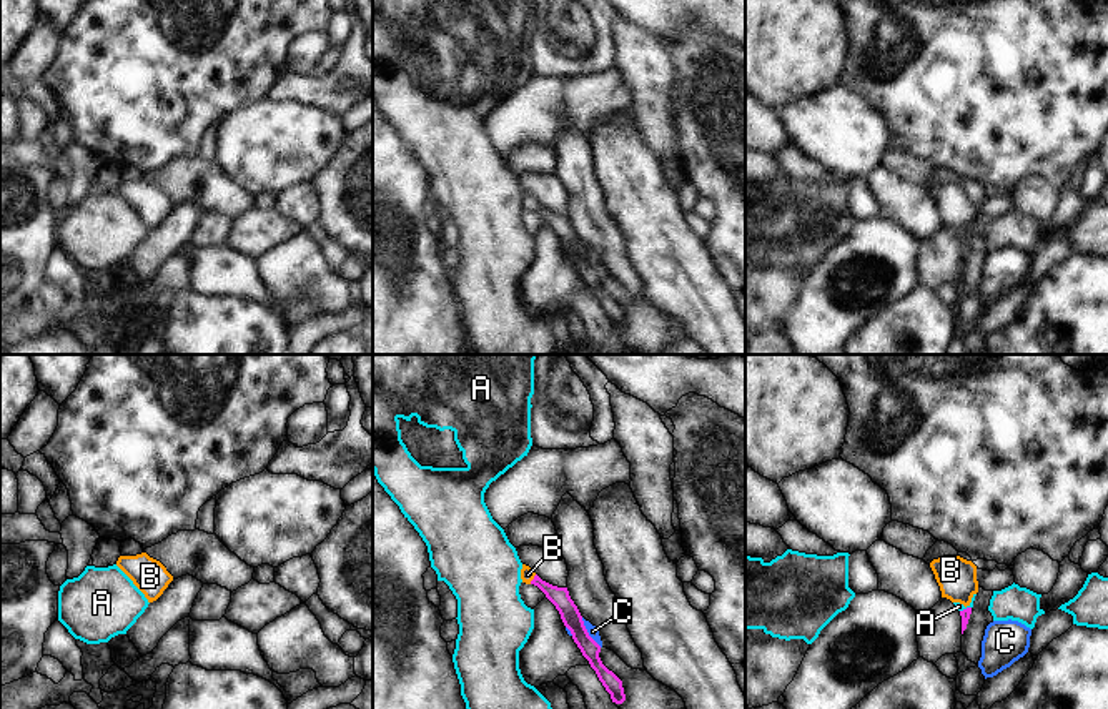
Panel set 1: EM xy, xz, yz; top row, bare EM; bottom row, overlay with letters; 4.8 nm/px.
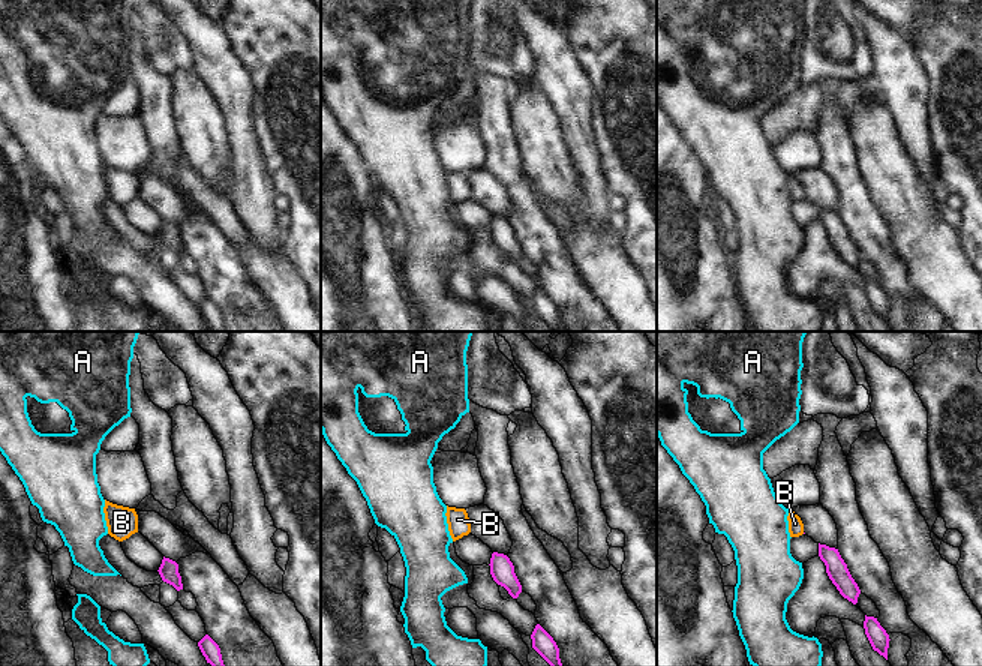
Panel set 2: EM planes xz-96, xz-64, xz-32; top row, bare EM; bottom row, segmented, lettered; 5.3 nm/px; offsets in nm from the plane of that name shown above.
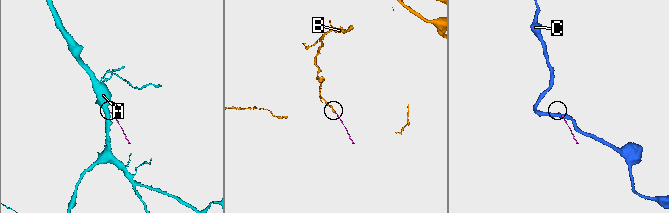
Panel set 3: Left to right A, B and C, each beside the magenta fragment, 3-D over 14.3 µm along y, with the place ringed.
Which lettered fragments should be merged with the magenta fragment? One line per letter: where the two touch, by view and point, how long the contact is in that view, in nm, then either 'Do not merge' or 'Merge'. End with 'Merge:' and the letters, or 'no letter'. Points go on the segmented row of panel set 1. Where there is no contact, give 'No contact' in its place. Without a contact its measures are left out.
A: Touches magenta at yz (967, 608). Shared border 60 nm. Do not merge
B: Touches magenta at xz (533, 580). Shared border 60 nm. Merge
C: Touches magenta at xz (588, 633). Shared border 170 nm. Do not merge
Merge: B.

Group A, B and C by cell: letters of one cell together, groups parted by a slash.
A / B / C

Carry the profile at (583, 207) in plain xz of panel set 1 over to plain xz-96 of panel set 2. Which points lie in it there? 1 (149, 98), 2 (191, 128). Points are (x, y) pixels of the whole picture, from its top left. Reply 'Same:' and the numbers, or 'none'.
Same: 1

